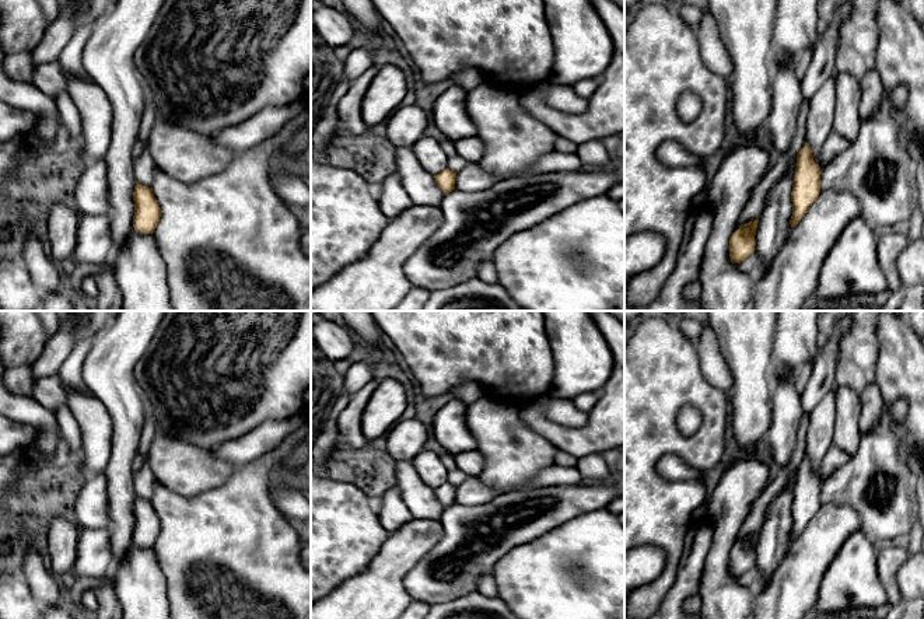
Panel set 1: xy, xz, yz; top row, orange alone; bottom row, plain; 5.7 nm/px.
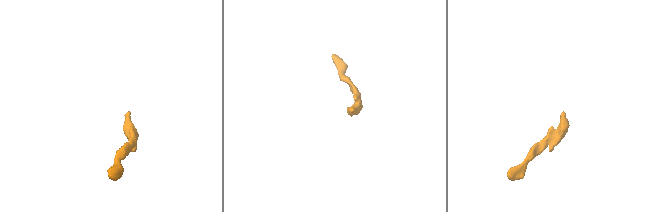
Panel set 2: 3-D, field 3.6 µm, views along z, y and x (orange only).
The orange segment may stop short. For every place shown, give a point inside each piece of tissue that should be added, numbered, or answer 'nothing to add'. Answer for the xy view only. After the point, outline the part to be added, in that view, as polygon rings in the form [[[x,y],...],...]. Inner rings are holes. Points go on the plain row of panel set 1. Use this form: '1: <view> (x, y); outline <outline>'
1: xy (143, 479); outline [[[146,459],[140,469],[133,475],[133,487],[136,494],[146,501],[151,501],[154,480],[155,476]]]

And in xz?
1: xz (455, 476); outline [[[455,466],[448,472],[447,482],[452,483],[454,486],[459,486],[466,480],[466,478],[466,473]]]

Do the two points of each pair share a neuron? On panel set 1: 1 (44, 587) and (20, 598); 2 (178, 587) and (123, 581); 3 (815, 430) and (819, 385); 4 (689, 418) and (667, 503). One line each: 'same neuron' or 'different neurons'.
1: same neuron
2: different neurons
3: different neurons
4: different neurons

